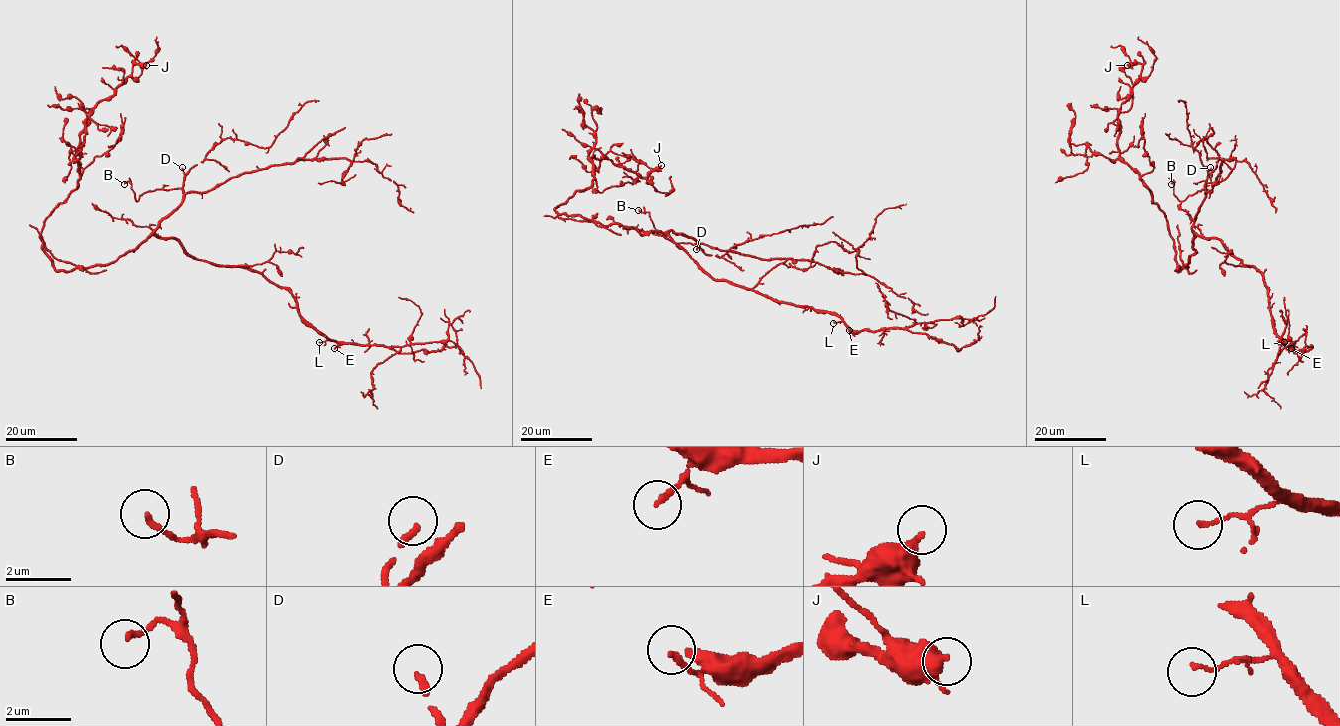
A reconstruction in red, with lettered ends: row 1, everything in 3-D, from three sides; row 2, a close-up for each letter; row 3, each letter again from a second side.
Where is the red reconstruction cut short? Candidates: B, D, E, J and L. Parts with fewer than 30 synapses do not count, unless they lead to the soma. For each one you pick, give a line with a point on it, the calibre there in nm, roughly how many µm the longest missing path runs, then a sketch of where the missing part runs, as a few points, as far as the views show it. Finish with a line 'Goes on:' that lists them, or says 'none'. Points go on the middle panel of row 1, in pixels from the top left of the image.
D: at (696, 249); 220 nm thick; about 50 µm are missing; missing branch runs (696, 249), (678, 261), (659, 242), (630, 244), (641, 242)
Goes on: D

